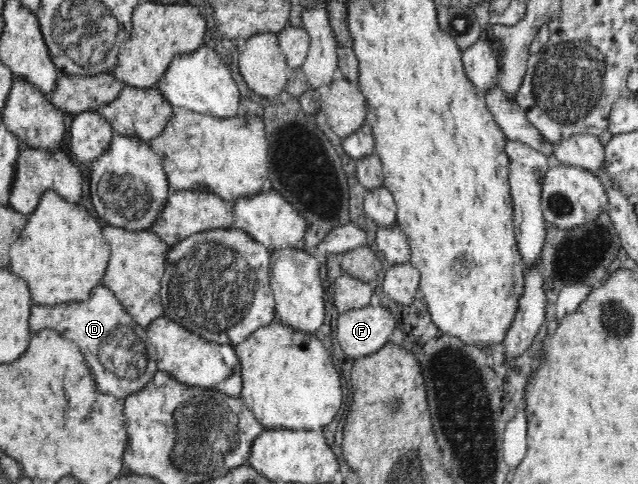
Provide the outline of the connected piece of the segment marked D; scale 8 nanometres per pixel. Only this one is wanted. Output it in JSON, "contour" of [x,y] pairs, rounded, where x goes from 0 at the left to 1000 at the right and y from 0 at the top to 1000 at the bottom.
{"contour":[[[158,585],[143,599],[135,622],[122,622],[121,628],[105,624],[77,632],[53,626],[44,667],[53,688],[64,680],[83,680],[119,707],[143,756],[152,806],[161,814],[177,814],[194,826],[223,804],[248,769],[243,721],[230,698],[229,676],[212,669],[176,599]]]}

